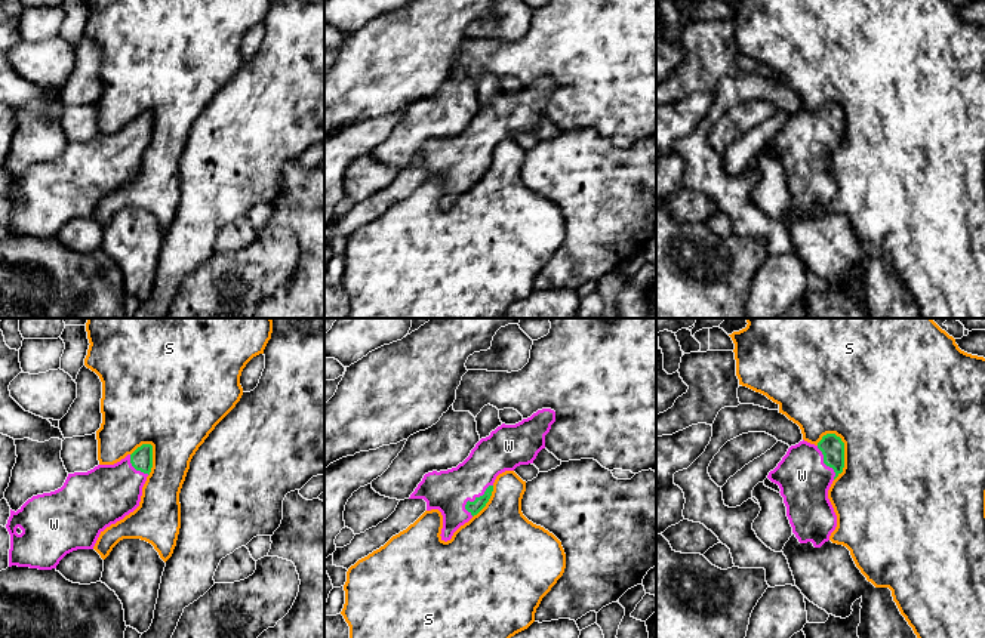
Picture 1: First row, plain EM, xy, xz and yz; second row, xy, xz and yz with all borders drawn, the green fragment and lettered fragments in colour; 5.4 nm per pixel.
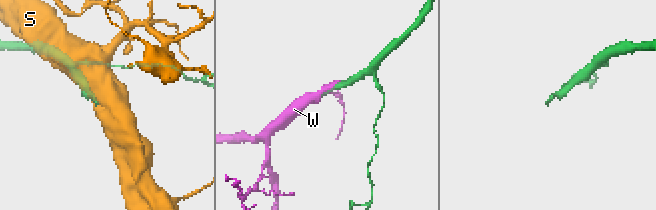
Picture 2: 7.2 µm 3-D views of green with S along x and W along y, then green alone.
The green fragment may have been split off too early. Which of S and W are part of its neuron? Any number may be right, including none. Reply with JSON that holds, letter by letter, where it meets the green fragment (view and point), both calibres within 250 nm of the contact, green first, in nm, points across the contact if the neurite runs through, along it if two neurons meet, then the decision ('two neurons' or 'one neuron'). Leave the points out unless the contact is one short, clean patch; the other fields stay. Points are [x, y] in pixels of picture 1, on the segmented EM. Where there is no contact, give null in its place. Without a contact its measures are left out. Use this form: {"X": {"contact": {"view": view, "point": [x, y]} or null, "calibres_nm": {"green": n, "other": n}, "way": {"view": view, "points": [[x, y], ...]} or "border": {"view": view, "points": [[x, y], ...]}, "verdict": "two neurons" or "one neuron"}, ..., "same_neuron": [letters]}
{"S": {"contact": {"view": "yz", "point": [843, 453]}, "calibres_nm": {"green": 130, "other": 500}, "verdict": "two neurons"}, "W": {"contact": {"view": "xz", "point": [474, 501]}, "calibres_nm": {"green": 70, "other": 220}, "verdict": "one neuron"}, "same_neuron": ["W"]}

